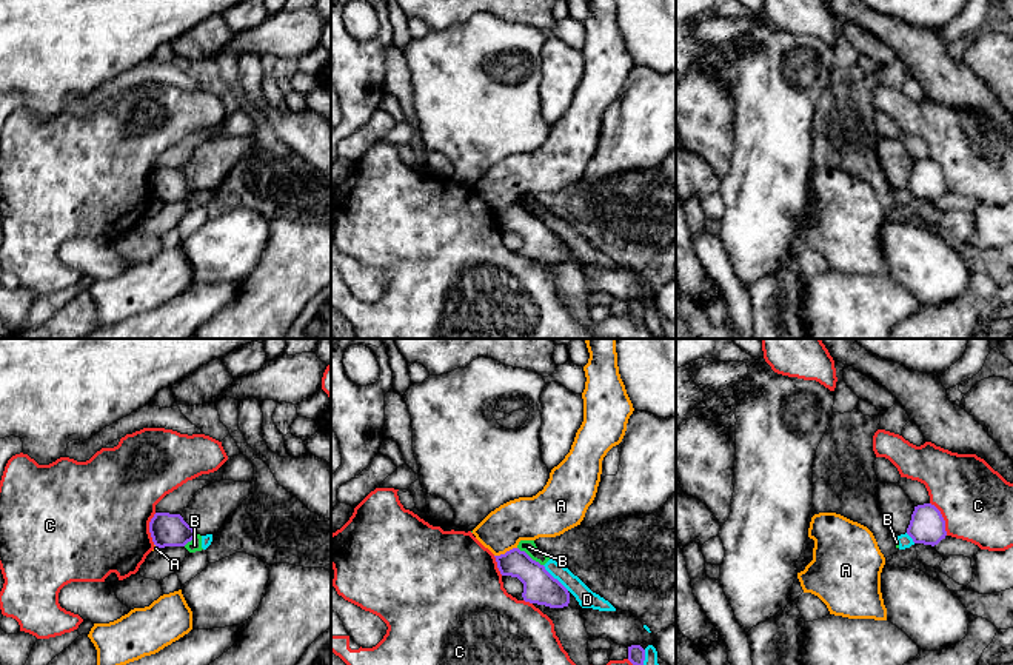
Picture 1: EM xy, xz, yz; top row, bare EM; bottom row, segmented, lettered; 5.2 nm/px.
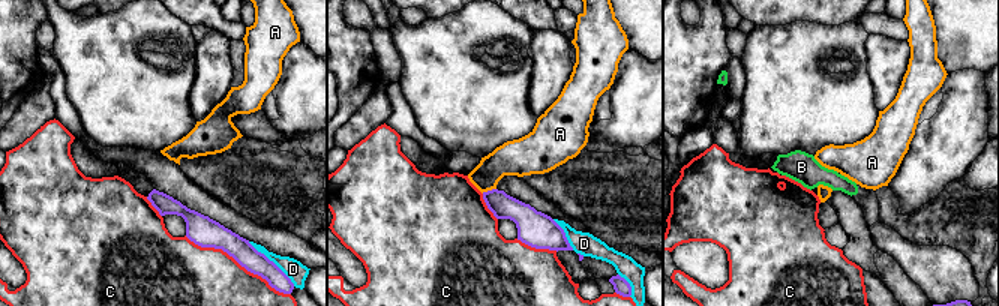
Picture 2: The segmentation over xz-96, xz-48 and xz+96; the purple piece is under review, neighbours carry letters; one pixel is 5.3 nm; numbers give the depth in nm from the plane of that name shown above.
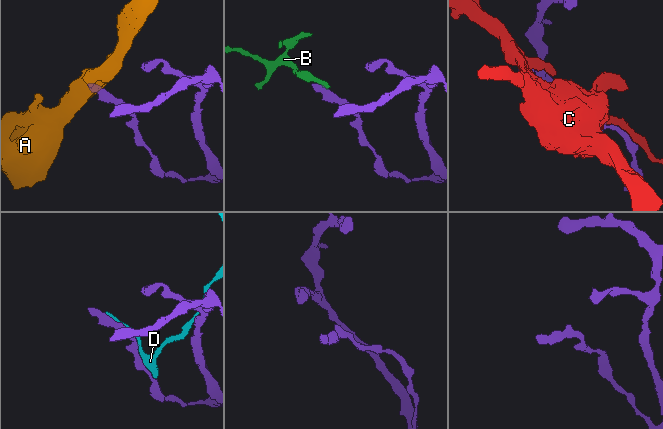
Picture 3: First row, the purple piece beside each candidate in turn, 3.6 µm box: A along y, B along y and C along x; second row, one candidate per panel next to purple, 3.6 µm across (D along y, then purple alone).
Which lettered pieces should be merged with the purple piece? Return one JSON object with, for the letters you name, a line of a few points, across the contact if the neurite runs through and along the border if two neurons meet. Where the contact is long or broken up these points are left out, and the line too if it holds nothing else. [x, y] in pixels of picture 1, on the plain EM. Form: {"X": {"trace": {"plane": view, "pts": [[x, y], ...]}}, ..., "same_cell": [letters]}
{"same_cell": []}

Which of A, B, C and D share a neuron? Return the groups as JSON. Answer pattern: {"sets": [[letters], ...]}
{"sets": [["A"], ["B", "D"], ["C"]]}

